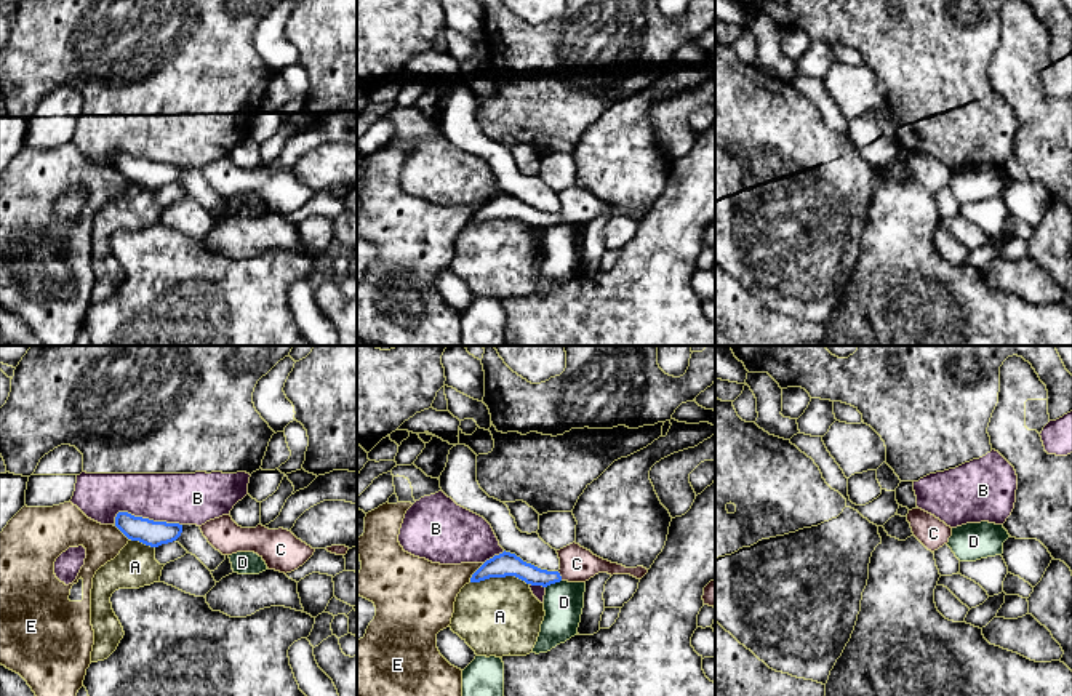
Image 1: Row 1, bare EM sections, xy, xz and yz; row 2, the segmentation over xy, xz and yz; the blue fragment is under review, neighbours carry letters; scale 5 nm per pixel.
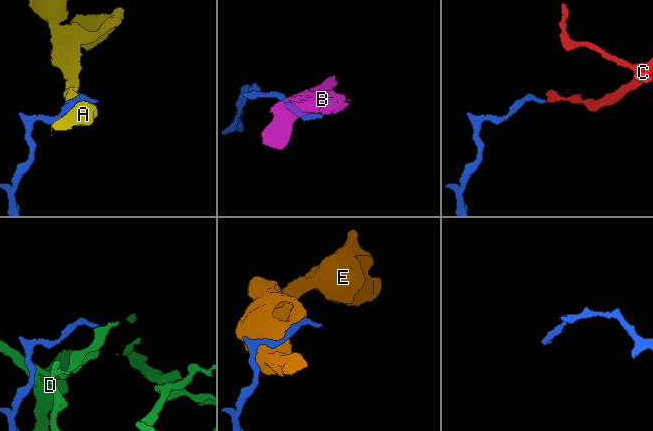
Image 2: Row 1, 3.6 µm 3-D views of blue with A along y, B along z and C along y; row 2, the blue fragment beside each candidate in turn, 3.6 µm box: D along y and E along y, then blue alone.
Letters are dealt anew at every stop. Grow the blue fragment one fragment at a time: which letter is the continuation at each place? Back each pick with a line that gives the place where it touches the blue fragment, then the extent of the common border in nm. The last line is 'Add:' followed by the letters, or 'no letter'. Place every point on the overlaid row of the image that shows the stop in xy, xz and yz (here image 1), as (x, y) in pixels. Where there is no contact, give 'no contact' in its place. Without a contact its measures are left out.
C: xz (560, 576) | 50 nm
Add: C

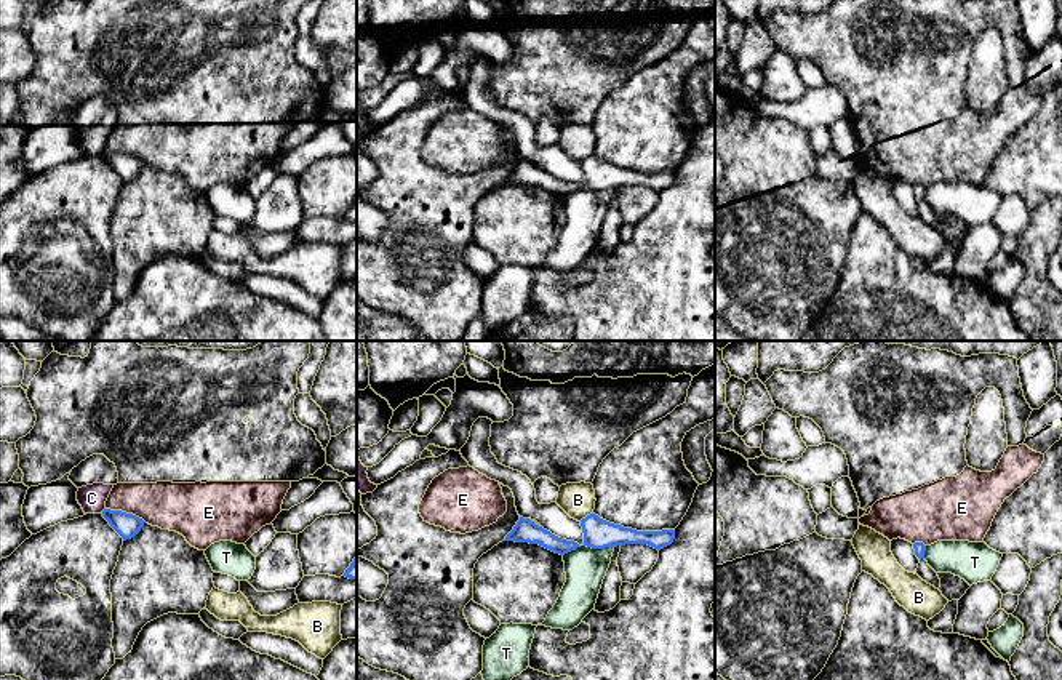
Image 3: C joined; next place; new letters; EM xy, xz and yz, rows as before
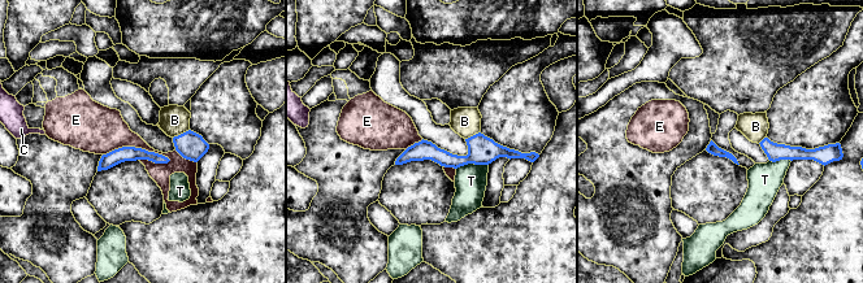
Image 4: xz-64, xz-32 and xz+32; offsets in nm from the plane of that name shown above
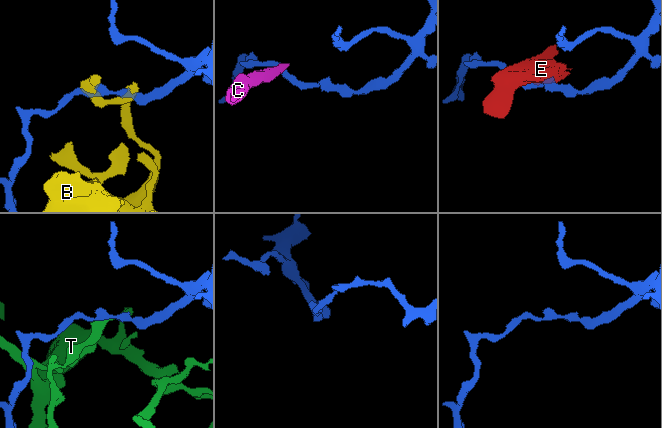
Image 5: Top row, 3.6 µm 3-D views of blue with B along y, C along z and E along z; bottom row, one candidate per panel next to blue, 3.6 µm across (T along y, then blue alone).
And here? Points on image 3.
Add: no letter

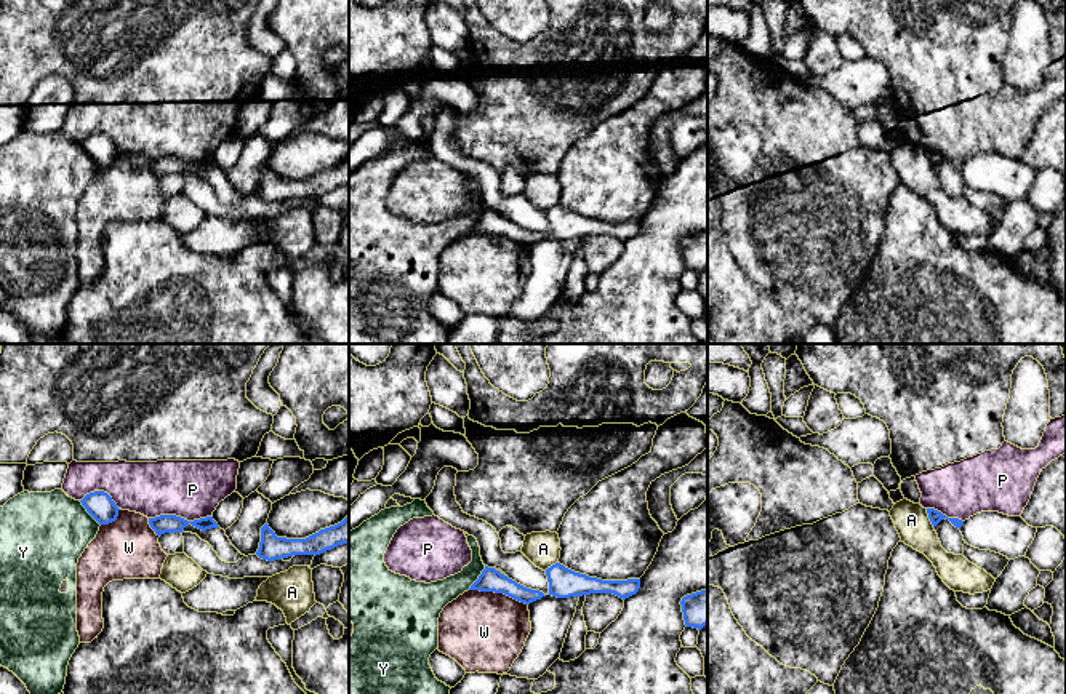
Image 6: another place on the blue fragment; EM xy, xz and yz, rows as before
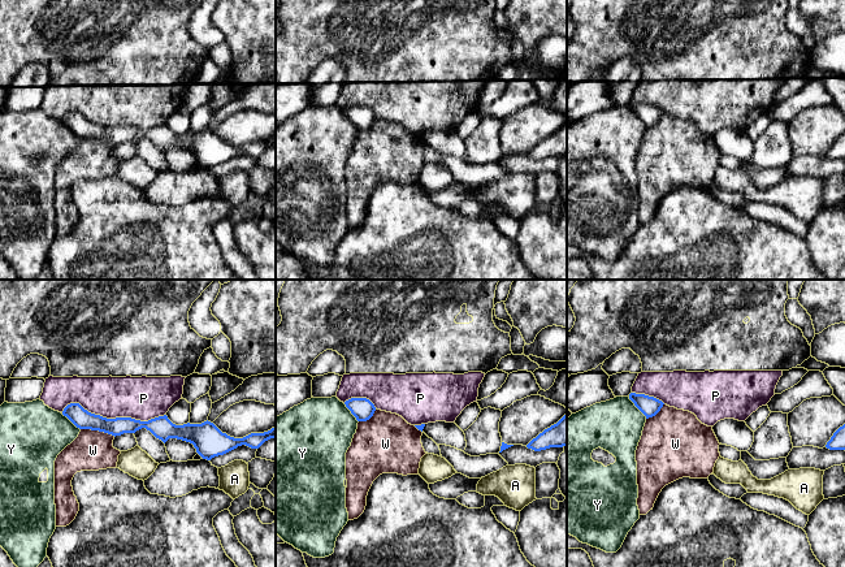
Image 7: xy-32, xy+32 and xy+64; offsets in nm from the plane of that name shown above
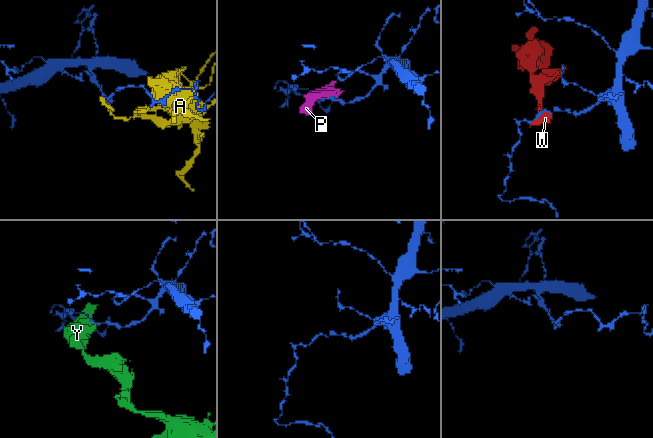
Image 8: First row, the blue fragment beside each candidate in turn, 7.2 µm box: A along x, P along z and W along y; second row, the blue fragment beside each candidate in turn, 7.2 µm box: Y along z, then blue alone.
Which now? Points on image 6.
Add: no letter

